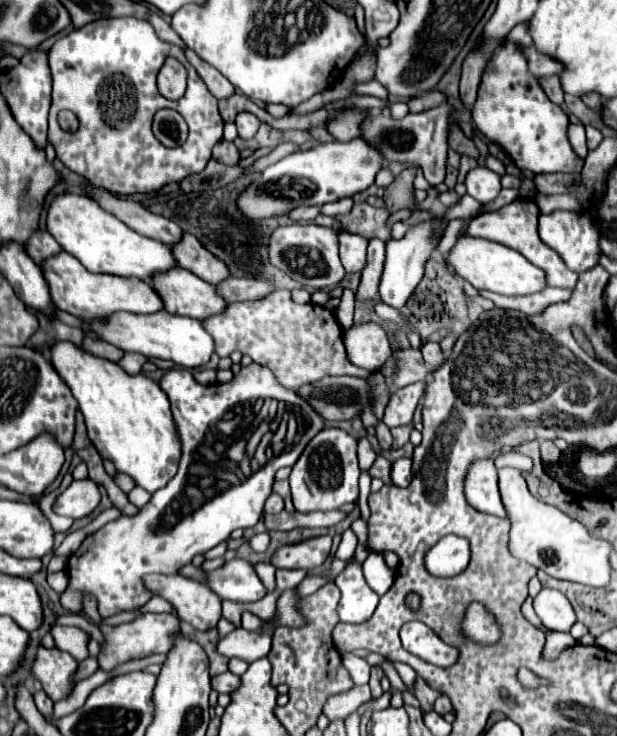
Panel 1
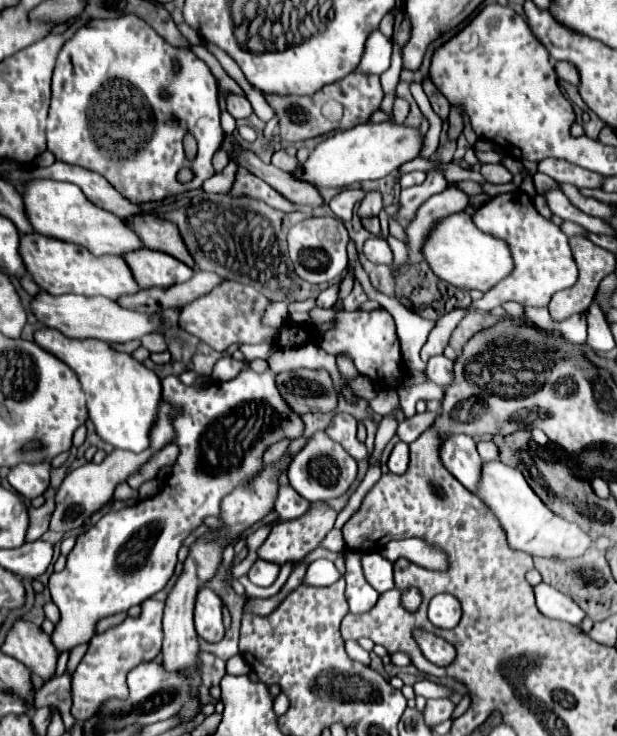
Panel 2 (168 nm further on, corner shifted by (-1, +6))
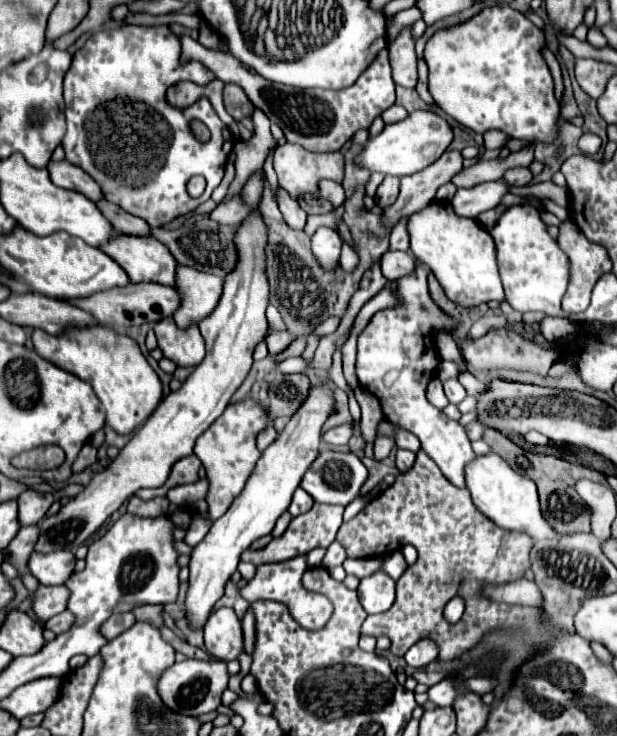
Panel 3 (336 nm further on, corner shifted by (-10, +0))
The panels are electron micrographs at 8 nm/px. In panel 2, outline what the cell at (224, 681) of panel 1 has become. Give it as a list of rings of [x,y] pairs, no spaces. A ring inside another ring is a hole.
[[[201,651],[201,655],[203,655],[203,663],[201,663],[201,671],[203,671],[203,675],[201,675],[201,679],[203,679],[203,685],[209,689],[209,687],[213,687],[213,685],[219,685],[219,681],[223,679],[223,675],[227,673],[225,671],[225,661],[221,661],[219,657],[215,657],[215,655],[211,655],[211,653],[205,653],[205,651]]]

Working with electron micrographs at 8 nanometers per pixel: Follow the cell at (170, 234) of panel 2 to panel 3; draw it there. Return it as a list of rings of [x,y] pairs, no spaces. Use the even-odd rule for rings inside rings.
[[[100,199],[100,201],[96,203],[96,207],[102,211],[102,215],[110,221],[110,225],[112,225],[116,231],[120,231],[120,233],[124,233],[124,235],[138,235],[138,237],[150,235],[148,223],[144,223],[144,219],[134,217],[134,215],[122,211],[118,205],[114,205],[114,203],[106,201],[106,199]]]

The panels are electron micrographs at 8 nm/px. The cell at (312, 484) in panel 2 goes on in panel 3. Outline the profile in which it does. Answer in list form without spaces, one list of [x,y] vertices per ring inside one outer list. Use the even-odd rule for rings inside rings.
[[[322,451],[316,461],[310,465],[310,469],[306,471],[300,487],[312,495],[314,501],[318,503],[332,503],[332,505],[348,505],[350,501],[354,501],[360,495],[360,487],[364,485],[368,477],[366,467],[362,465],[362,461],[350,451],[350,453],[342,453],[342,451]]]

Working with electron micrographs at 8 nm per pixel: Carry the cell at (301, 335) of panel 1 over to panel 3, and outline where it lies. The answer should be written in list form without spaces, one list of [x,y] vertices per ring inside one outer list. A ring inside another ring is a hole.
[[[178,265],[178,283],[174,287],[182,291],[182,307],[174,311],[174,321],[184,329],[214,311],[222,293],[222,279]]]

